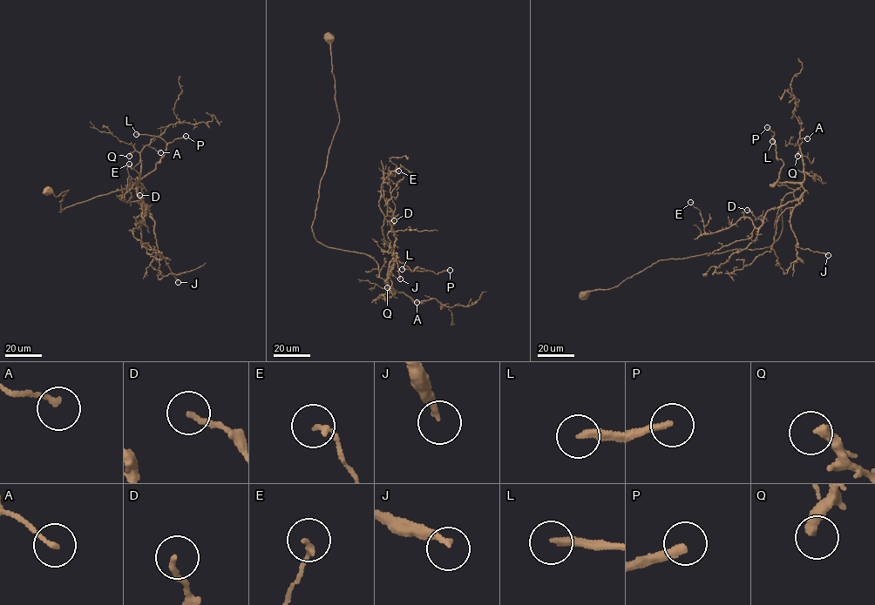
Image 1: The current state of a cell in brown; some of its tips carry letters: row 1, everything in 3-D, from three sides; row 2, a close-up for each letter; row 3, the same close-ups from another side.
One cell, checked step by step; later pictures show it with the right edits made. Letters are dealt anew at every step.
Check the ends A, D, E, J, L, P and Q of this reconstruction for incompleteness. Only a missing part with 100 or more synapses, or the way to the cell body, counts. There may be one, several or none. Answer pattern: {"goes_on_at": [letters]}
{"goes_on_at": ["L", "P"]}

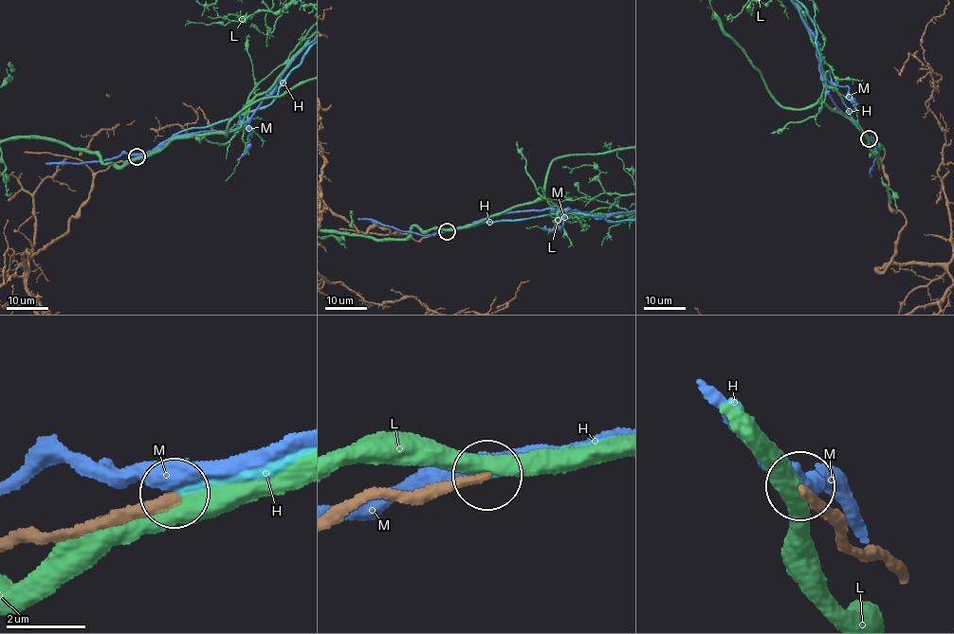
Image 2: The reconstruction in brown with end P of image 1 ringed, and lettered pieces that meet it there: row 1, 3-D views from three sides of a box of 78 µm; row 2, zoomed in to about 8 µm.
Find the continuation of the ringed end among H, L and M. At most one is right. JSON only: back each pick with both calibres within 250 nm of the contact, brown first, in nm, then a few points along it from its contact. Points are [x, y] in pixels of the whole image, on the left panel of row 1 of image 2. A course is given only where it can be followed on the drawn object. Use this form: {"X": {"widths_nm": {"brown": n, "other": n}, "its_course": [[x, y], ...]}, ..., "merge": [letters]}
{"H": {"widths_nm": {"brown": 280, "other": 280}}, "merge": ["H"]}

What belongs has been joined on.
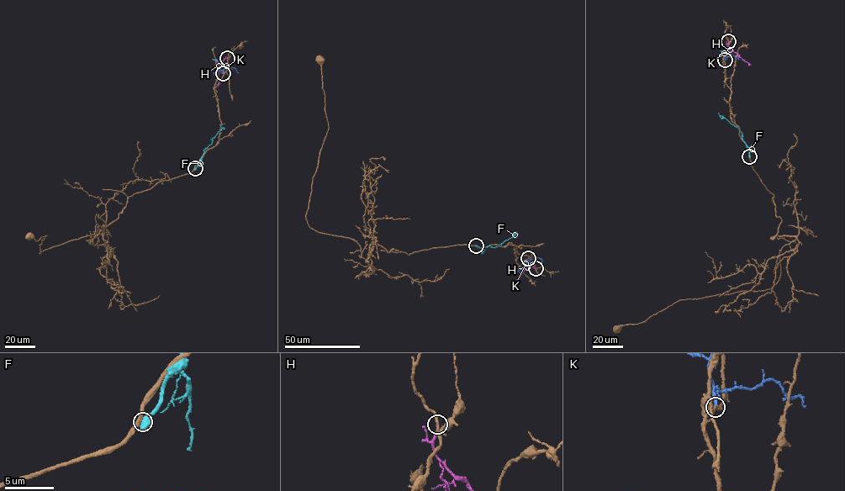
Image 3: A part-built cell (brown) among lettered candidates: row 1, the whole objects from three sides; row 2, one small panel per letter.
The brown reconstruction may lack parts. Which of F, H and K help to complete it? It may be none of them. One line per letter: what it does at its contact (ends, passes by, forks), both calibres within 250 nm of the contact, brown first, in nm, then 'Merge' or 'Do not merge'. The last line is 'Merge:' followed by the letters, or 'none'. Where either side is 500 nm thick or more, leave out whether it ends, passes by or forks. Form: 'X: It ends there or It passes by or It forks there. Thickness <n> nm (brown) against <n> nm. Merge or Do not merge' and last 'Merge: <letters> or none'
F: Thickness 300 nm (brown) against 750 nm. Do not merge
H: It ends there. Thickness 240 nm (brown) against 150 nm. Do not merge
K: It ends there. Thickness 360 nm (brown) against 280 nm. Do not merge
Merge: none

